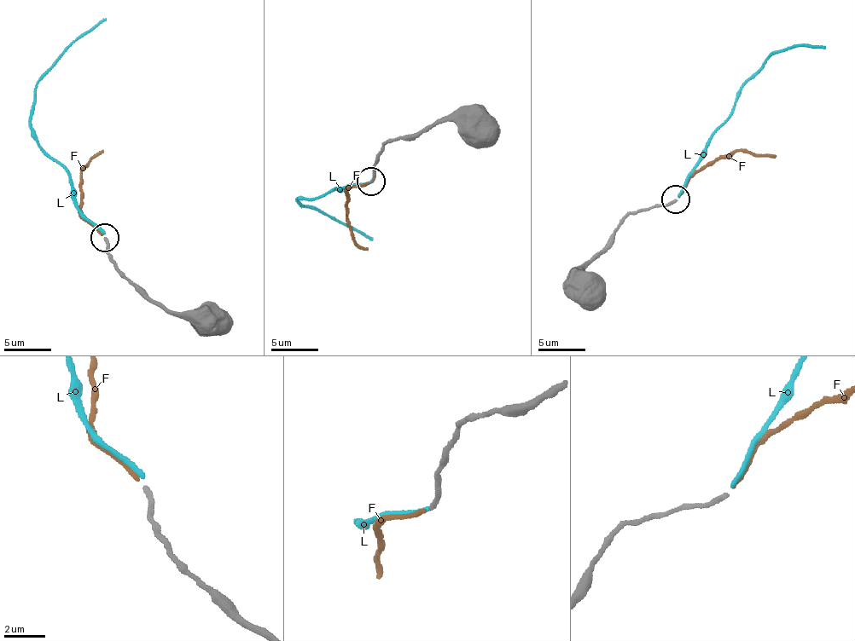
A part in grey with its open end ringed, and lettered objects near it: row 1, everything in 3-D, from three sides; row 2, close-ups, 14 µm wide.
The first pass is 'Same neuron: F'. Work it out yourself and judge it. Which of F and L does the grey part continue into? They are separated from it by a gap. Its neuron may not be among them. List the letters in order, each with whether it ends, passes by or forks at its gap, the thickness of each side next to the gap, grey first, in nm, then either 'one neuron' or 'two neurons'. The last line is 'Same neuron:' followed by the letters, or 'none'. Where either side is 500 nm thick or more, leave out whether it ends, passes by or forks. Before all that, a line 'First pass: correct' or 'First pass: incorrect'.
First pass: correct
F: it ends; calibres 240 and 220 nm; one neuron
L: it ends; calibres 240 and 240 nm; two neurons
Same neuron: F

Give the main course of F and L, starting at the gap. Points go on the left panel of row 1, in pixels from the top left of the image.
F: (102, 236), (82, 213), (81, 171), (86, 164), (103, 150)
L: (105, 233), (78, 206), (68, 176), (43, 147), (30, 119), (37, 84), (68, 48), (105, 19)

